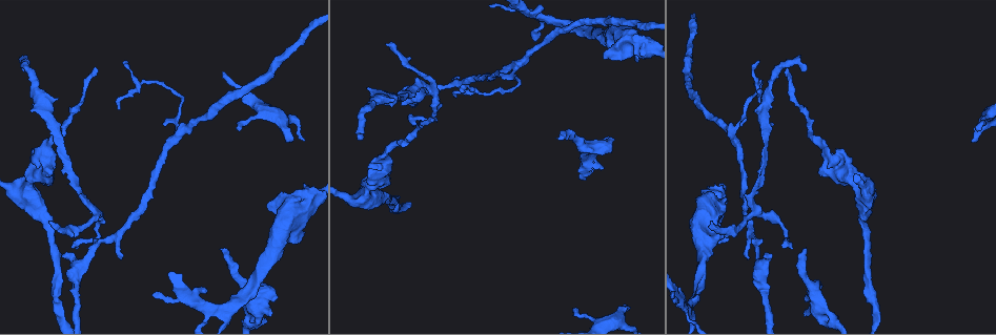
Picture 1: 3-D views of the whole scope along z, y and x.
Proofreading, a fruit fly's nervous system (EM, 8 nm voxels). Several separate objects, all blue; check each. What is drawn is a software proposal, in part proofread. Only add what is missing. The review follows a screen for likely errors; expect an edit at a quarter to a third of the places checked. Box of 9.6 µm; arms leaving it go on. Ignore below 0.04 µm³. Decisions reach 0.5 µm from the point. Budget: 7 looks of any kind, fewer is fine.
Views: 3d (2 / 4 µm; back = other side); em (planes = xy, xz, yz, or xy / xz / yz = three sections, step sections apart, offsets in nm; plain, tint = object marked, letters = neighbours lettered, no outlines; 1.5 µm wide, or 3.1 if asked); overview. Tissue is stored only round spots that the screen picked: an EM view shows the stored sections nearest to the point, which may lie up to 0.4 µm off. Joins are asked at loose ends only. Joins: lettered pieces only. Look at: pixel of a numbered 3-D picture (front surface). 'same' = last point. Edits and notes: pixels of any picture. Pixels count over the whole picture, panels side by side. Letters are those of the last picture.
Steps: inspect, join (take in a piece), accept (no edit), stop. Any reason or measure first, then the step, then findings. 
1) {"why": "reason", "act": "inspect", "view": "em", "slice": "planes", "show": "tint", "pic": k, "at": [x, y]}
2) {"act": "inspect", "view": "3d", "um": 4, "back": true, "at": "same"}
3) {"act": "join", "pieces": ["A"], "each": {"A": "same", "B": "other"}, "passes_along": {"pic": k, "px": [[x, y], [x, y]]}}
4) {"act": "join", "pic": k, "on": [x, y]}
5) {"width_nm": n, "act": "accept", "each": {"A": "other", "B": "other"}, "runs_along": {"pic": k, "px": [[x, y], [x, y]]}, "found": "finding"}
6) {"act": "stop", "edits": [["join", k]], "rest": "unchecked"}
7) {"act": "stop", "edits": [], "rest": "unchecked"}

{"why": "free end", "act": "inspect", "view": "3d", "um": 4, "pic": 1, "at": [63, 255]}

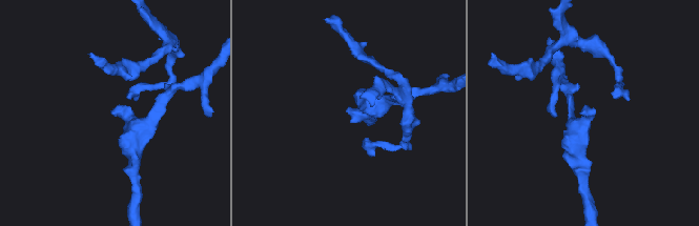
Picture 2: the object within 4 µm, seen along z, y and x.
{"act": "inspect", "view": "em", "slice": "yz", "step": 8, "show": "letters", "pic": 2, "at": [582, 112]}

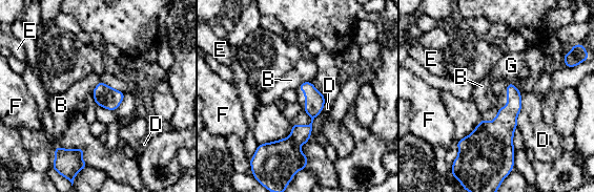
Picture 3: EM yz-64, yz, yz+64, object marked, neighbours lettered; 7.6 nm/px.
{"act": "inspect", "view": "em", "slice": "planes", "show": "letters", "at": "same"}

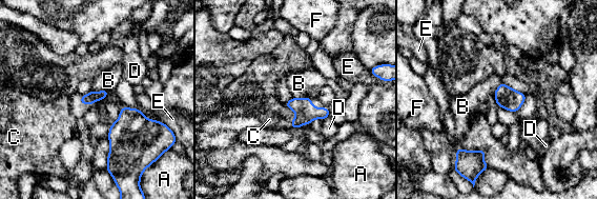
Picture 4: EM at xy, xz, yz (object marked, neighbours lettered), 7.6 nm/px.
{"act": "accept", "each": {"A": "other", "B": "other", "C": "other", "D": "other", "E": "other", "F": "other"}, "border": {"pic": 4, "px": [[91, 90], [108, 91]]}, "found": "no lettered piece goes on from it"}

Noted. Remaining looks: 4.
{"why": "tapers out", "act": "inspect", "view": "3d", "um": 2, "back": true, "pic": 1, "at": [50, 221]}

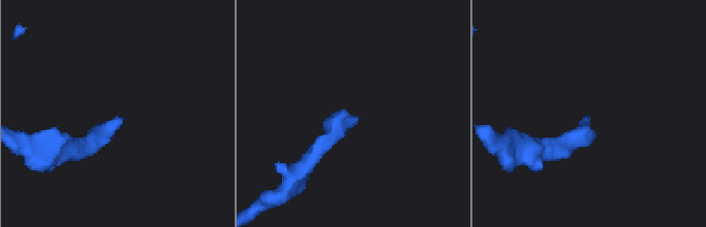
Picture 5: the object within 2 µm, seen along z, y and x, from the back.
{"act": "inspect", "view": "em", "slice": "xy", "step": 8, "show": "tint", "pic": 5, "at": [123, 118]}

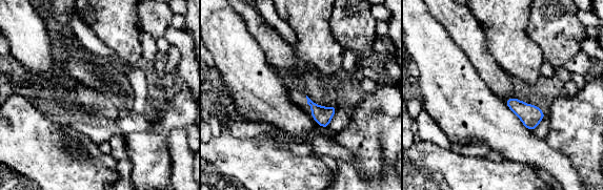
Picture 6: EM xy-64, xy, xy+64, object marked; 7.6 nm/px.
{"why": "cut it another way", "act": "inspect", "view": "em", "slice": "planes", "show": "letters", "at": "same"}

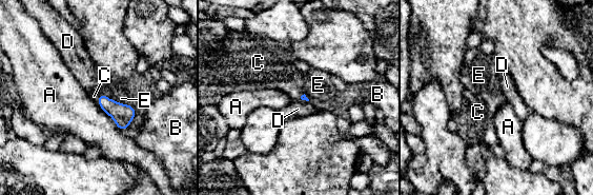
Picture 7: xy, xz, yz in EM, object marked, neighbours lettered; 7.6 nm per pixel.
{"act": "join", "pieces": ["C"], "each": {"A": "other", "B": "other", "C": "same", "D": "other", "E": "other"}, "passes_along": {"pic": 7, "px": [[122, 114], [98, 99], [94, 96]]}, "found": "it goes on there"}

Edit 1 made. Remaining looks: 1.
{"why": "an open end", "act": "inspect", "view": "em", "slice": "xz", "step": 4, "show": "letters", "pic": 1, "at": [239, 131]}

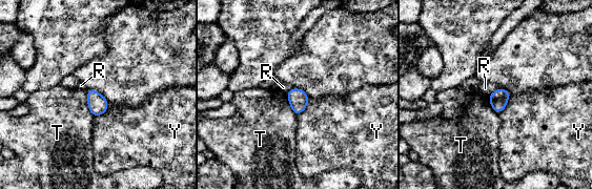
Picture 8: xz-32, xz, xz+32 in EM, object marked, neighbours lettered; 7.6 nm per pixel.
{"longest_contact_nm": ["T", 220], "act": "accept", "each": {"R": "other", "T": "other", "Y": "other"}, "border": {"pic": 8, "px": [[108, 104], [104, 112], [94, 117]]}, "found": "none of them fits"}

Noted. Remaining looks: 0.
{"act": "stop", "edits": [["join", 7]], "rest": "unchecked"}

